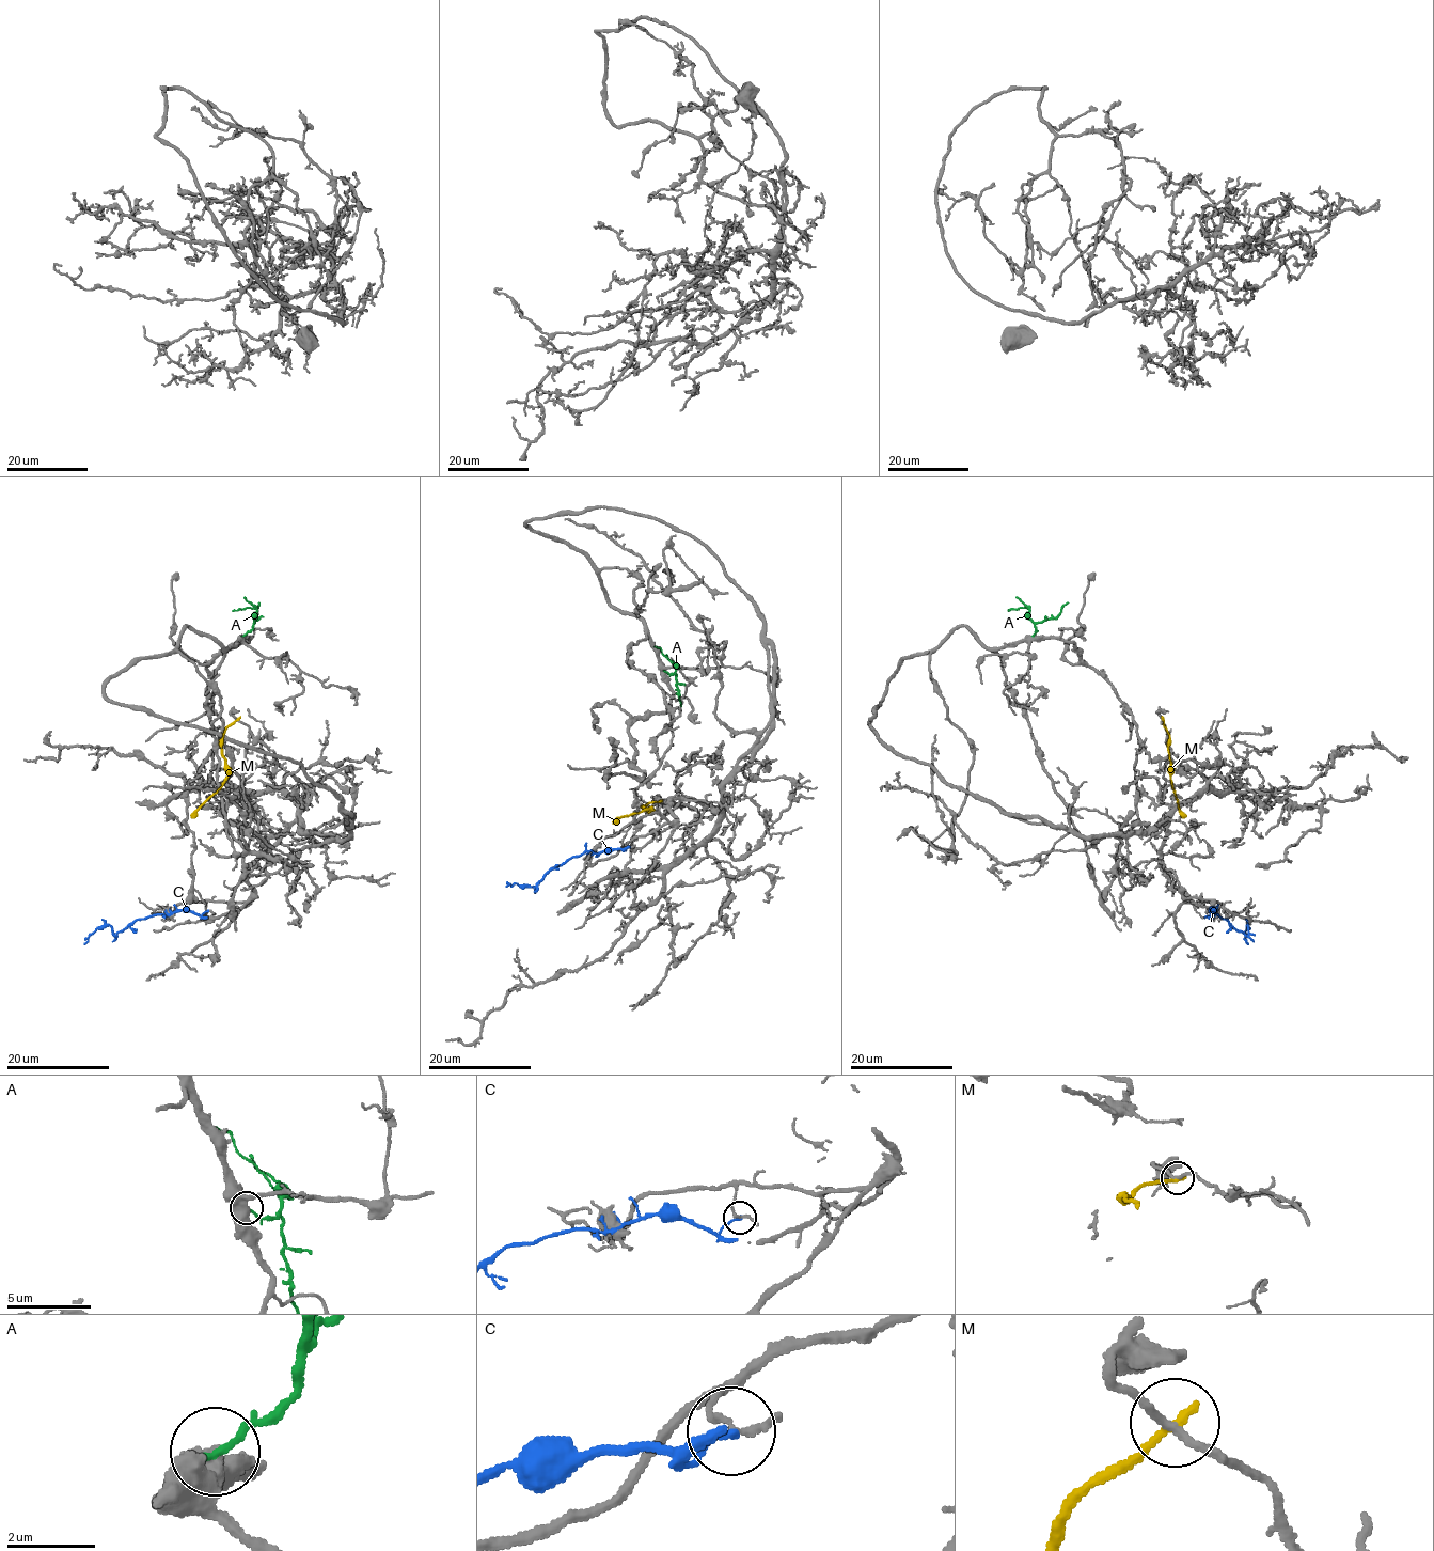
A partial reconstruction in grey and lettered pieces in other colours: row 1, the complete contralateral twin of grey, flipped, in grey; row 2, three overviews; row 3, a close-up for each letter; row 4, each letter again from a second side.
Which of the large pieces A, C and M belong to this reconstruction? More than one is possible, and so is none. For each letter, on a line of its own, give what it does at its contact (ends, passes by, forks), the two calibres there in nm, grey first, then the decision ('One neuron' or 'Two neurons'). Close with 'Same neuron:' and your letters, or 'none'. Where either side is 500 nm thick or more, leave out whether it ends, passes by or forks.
A: Thickness 500 nm (grey) against 160 nm. Two neurons
C: It ends there. Thickness 140 nm (grey) against 110 nm. Two neurons
M: It ends there. Thickness 160 nm (grey) against 240 nm. Two neurons
Same neuron: none

